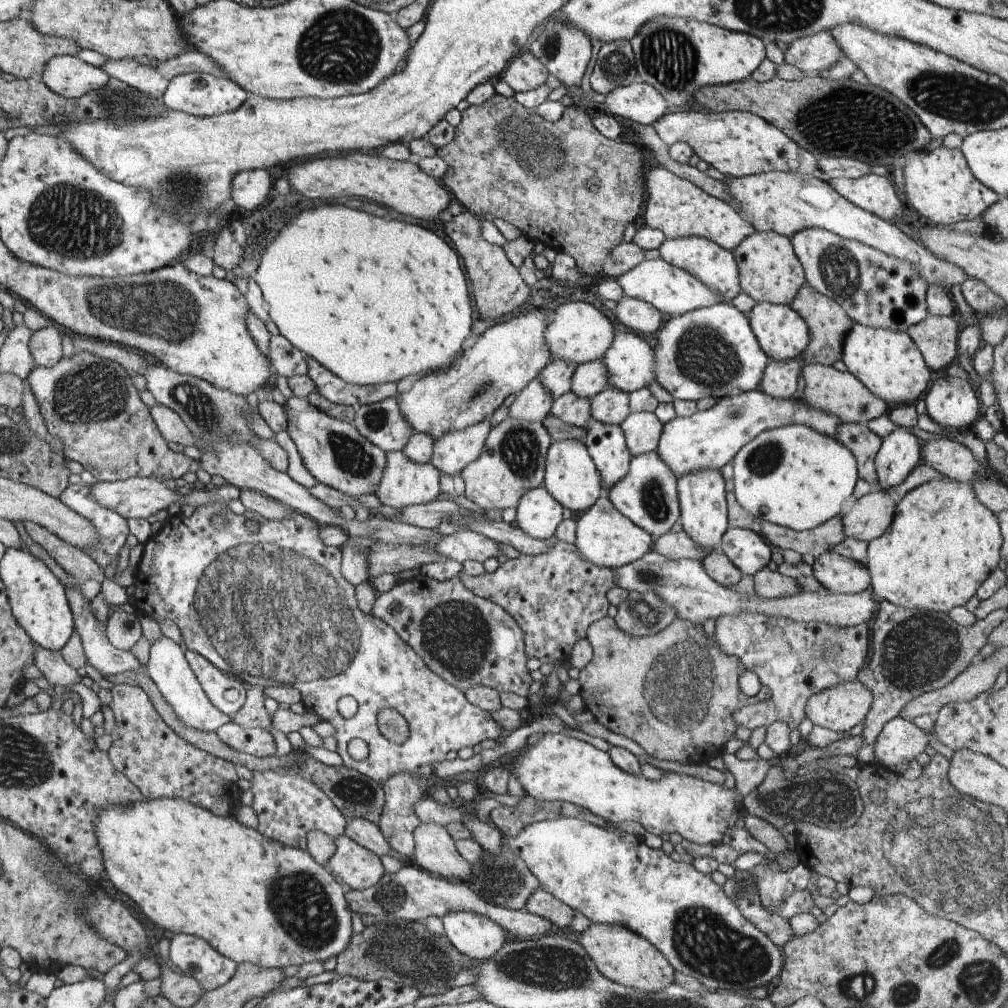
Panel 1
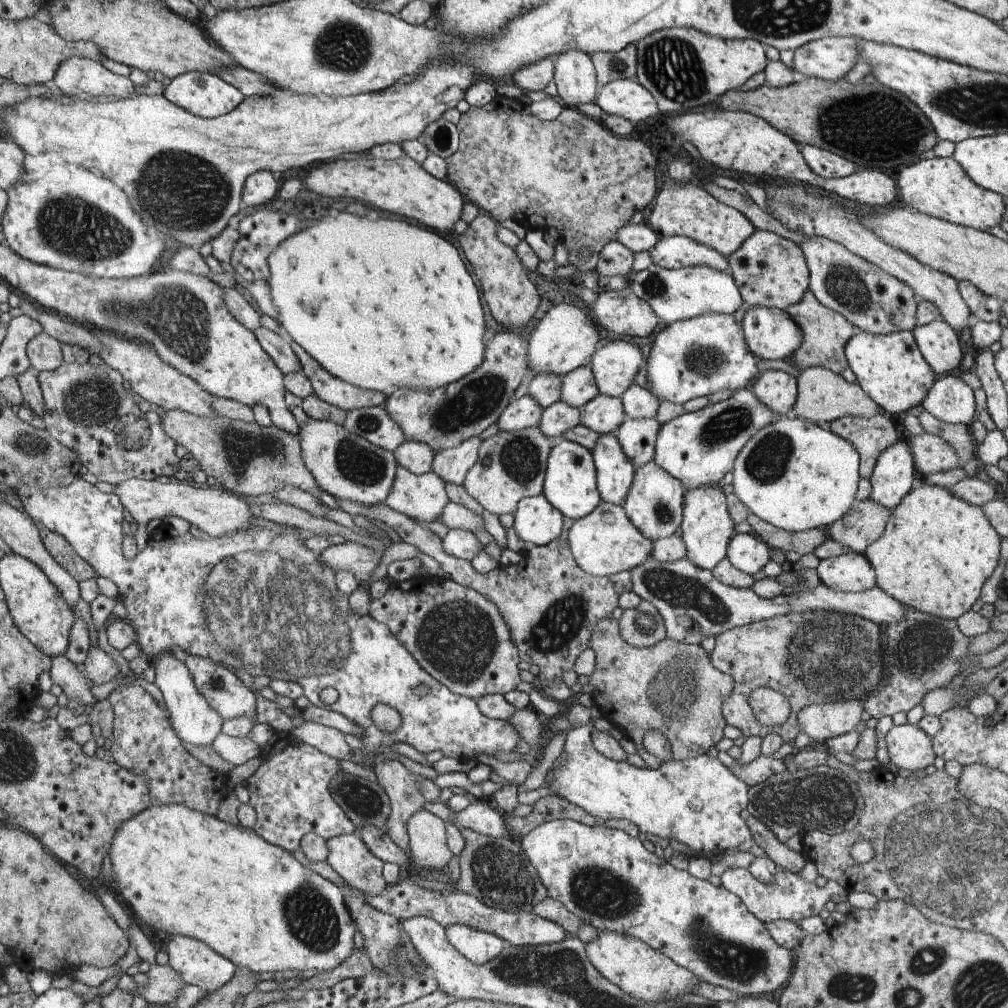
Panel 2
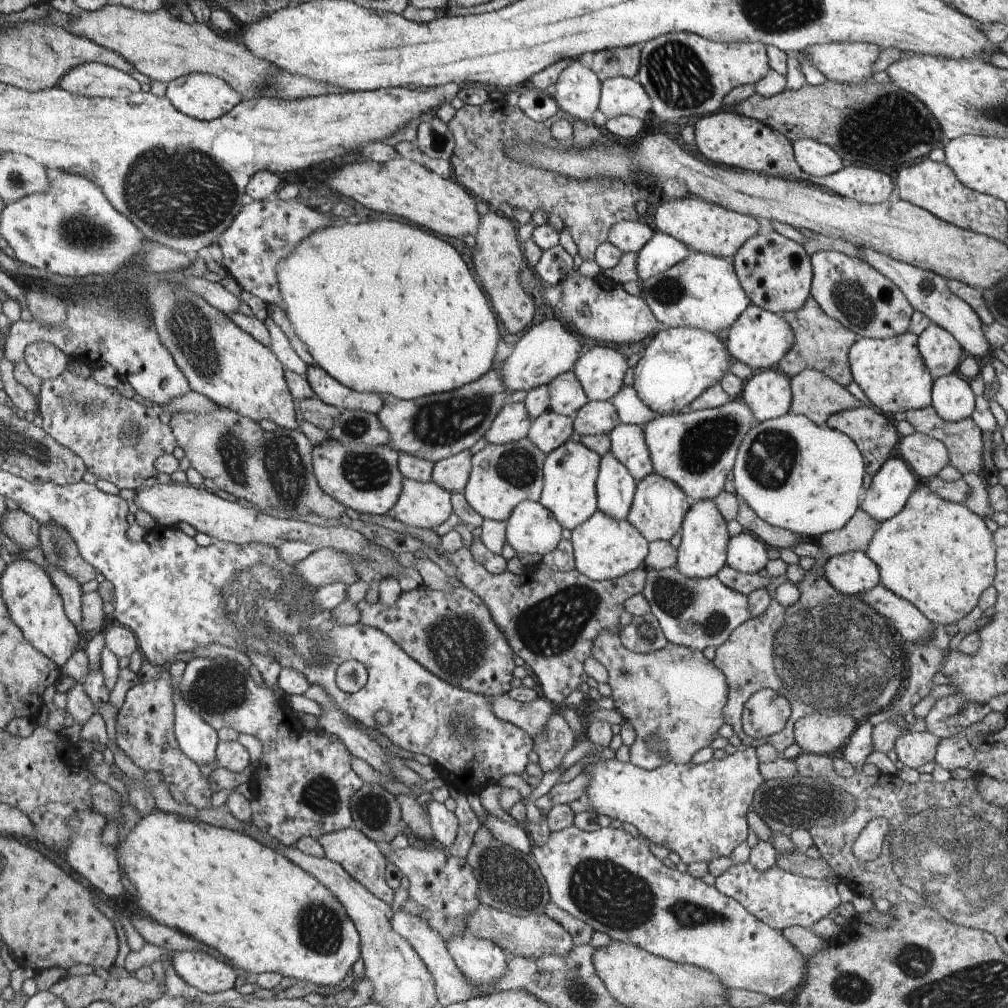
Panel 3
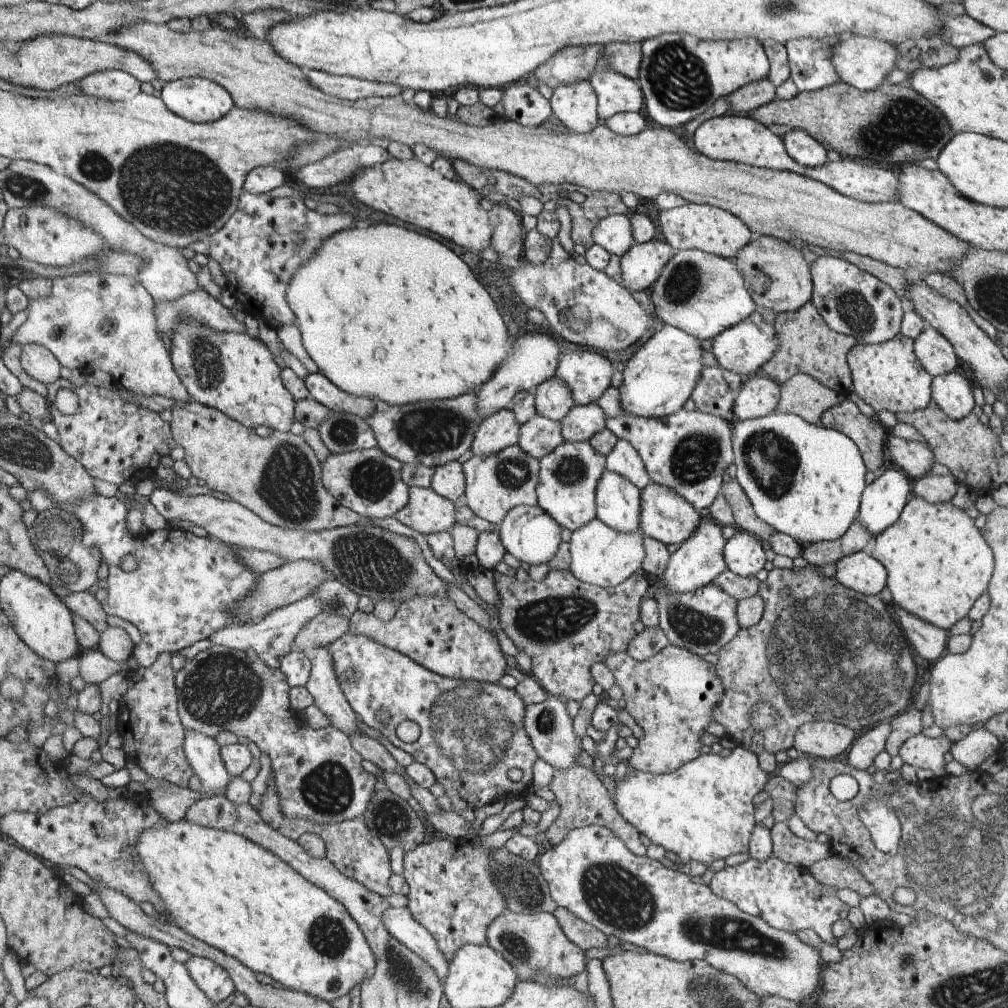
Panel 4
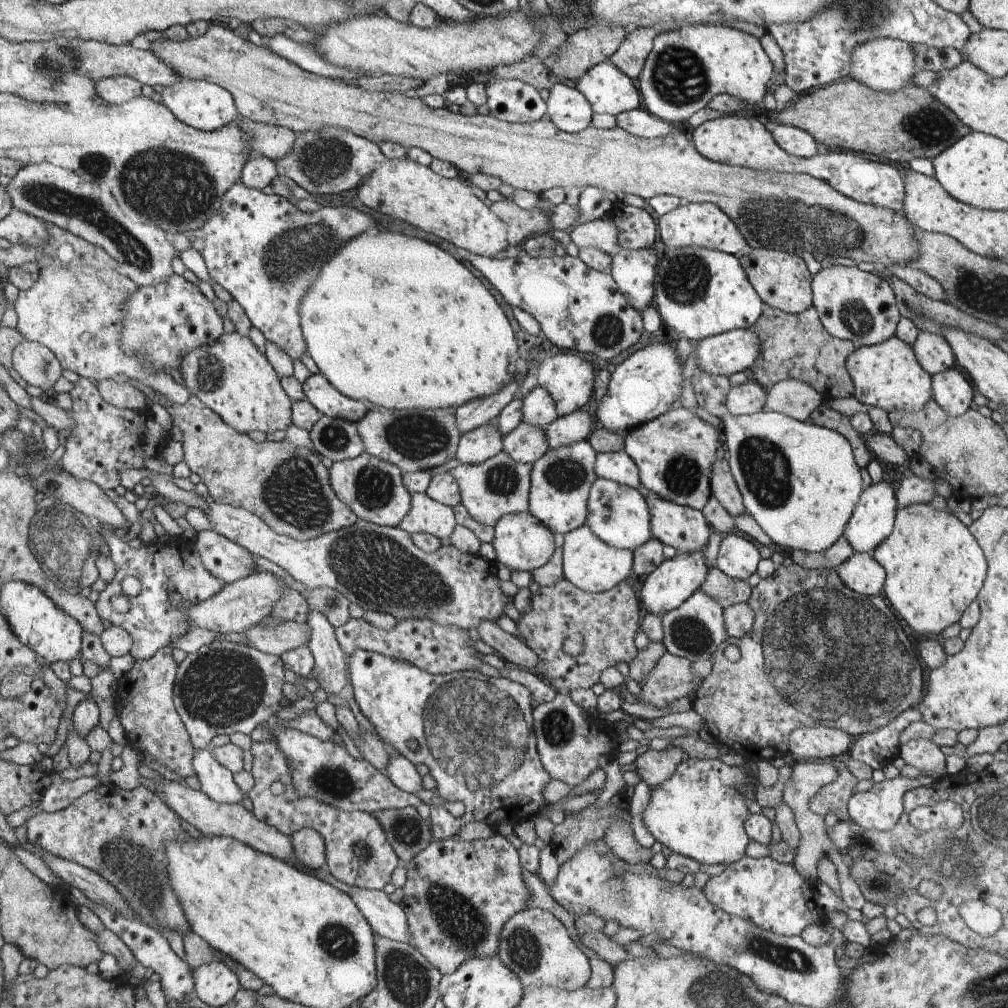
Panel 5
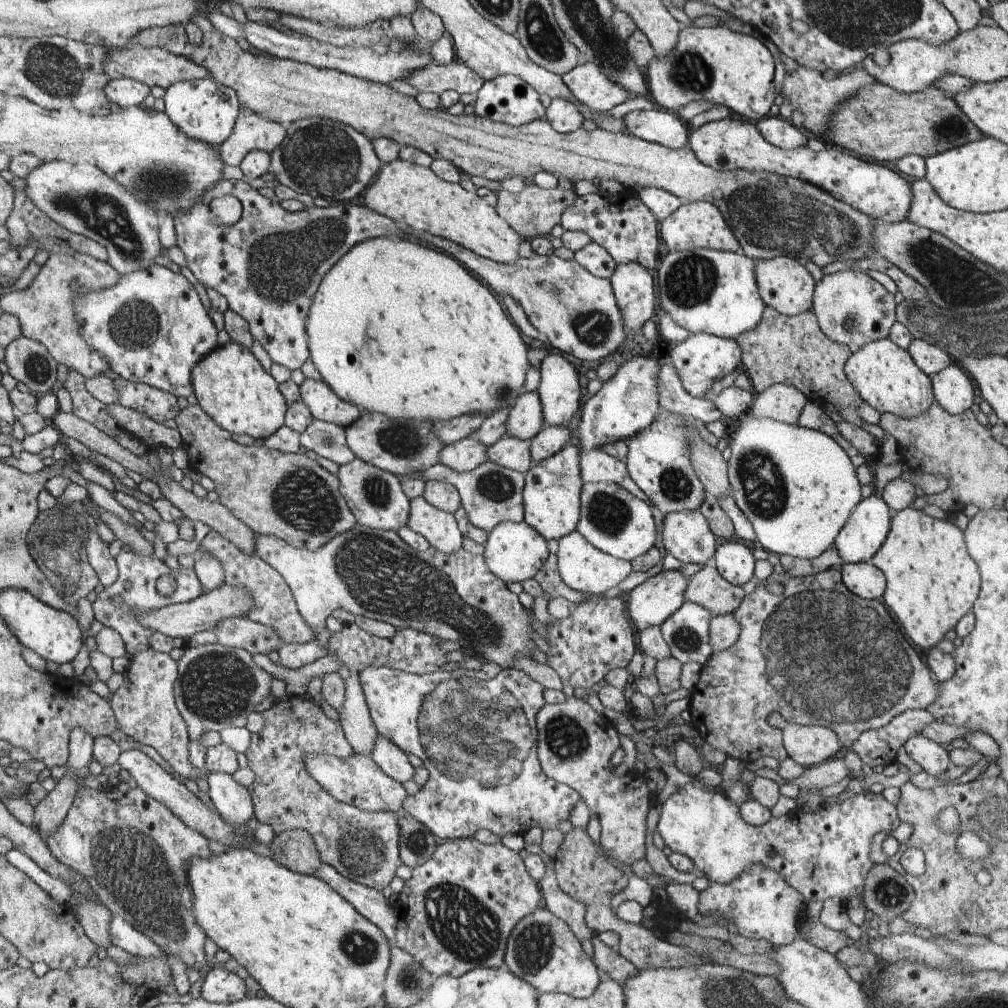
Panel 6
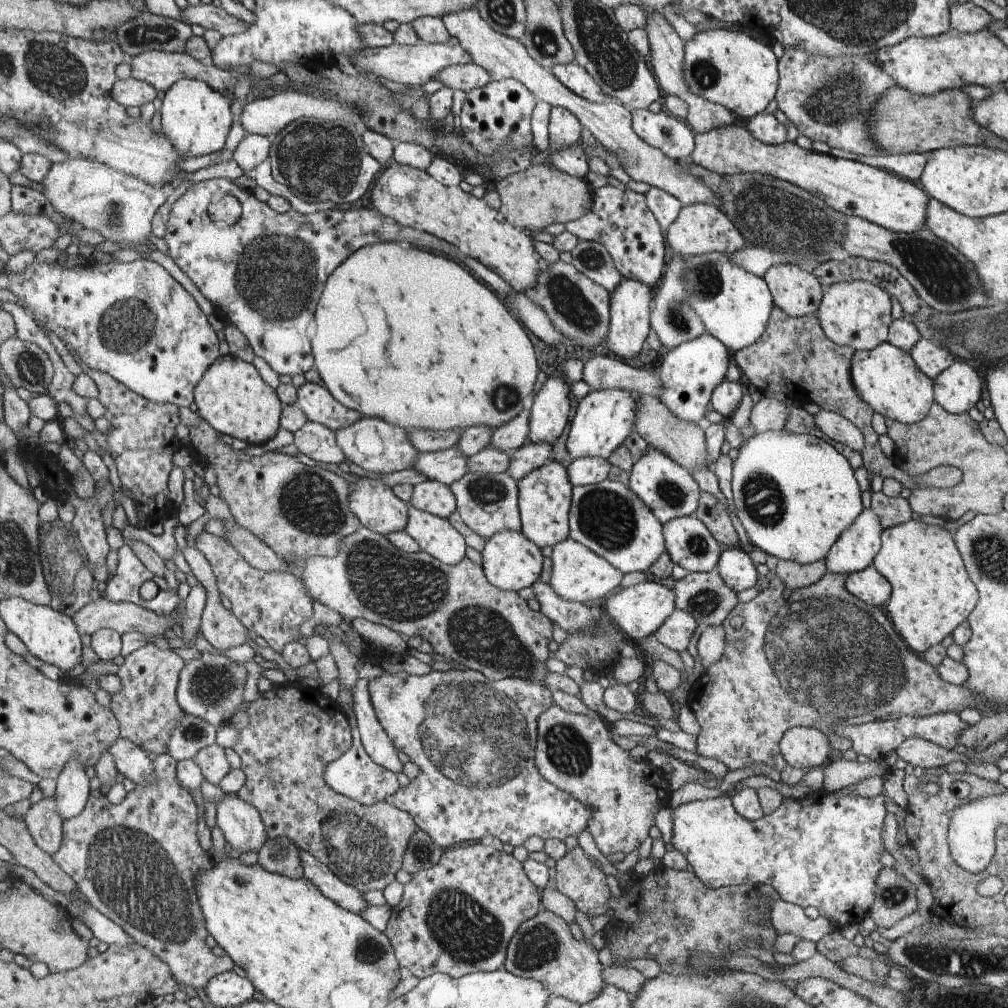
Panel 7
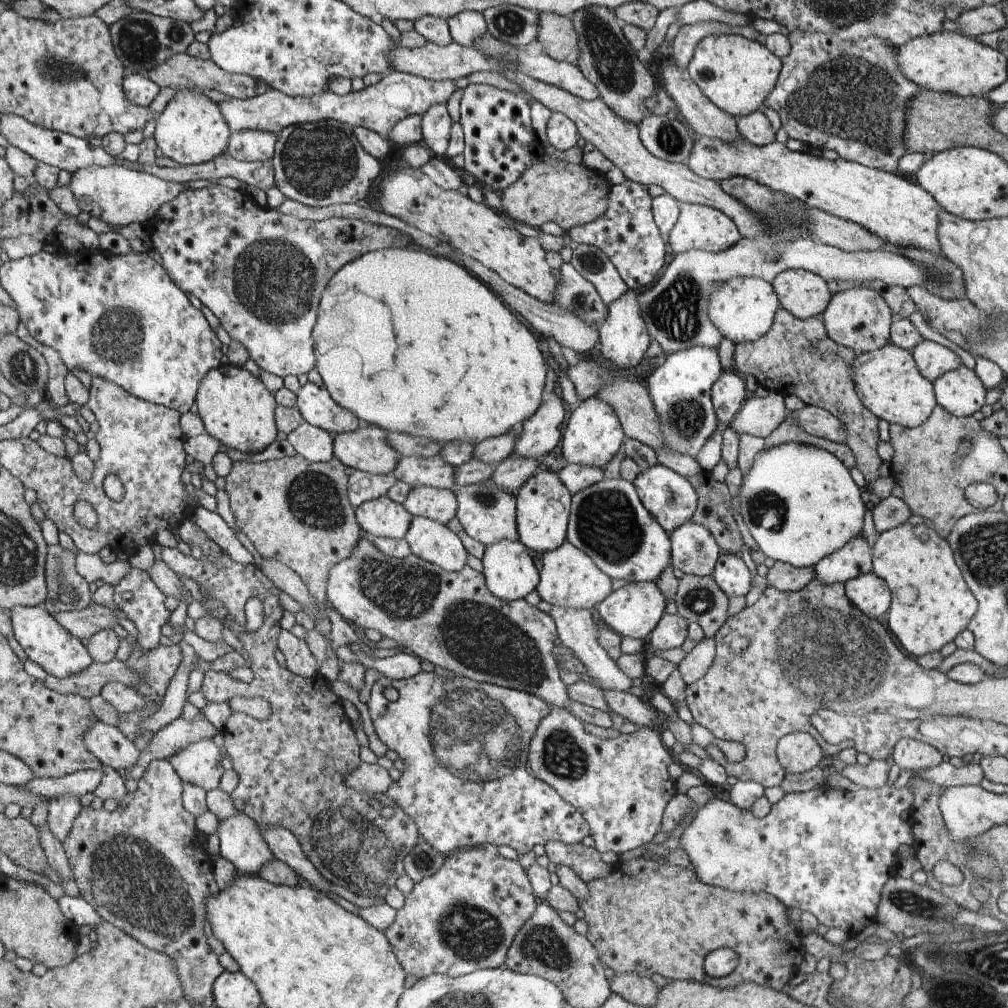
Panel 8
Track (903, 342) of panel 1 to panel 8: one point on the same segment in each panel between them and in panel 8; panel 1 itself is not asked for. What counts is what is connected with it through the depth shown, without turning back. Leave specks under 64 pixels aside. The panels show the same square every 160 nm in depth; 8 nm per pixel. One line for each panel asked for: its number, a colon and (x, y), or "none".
2: (891, 370)
3: (892, 373)
4: (888, 375)
5: (887, 375)
6: (884, 374)
7: (887, 378)
8: (887, 381)

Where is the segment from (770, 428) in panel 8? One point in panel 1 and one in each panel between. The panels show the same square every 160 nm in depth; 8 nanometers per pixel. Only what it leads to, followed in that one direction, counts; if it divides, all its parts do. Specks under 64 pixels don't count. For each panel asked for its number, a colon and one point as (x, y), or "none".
1: (840, 394)
2: (822, 396)
3: (815, 395)
4: (802, 394)
5: (792, 397)
6: (781, 402)
7: (769, 413)

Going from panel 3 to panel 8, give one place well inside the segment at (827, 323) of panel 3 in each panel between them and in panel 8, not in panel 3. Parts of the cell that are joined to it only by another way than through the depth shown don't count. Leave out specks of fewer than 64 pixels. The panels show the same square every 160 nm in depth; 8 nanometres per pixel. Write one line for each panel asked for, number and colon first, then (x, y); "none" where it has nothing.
4: (807, 344)
5: (797, 346)
6: (793, 350)
7: (794, 360)
8: (795, 356)

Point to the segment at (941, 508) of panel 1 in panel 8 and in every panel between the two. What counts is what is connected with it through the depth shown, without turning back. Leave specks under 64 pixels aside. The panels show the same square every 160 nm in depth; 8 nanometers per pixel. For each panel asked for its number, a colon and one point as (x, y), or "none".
2: (937, 551)
3: (940, 556)
4: (938, 563)
5: (935, 568)
6: (931, 580)
7: (932, 593)
8: (931, 603)

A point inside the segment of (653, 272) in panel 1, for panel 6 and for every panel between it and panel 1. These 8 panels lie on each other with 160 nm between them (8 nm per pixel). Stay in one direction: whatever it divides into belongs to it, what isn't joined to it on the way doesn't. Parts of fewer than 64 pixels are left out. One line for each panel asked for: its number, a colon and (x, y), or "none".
2: (674, 294)
3: (703, 291)
4: (701, 293)
5: (700, 292)
6: (704, 290)

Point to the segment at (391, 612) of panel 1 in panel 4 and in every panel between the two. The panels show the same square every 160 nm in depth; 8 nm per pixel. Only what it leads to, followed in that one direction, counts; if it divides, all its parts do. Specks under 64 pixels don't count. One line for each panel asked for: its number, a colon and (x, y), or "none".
2: (453, 632)
3: (451, 633)
4: (430, 630)

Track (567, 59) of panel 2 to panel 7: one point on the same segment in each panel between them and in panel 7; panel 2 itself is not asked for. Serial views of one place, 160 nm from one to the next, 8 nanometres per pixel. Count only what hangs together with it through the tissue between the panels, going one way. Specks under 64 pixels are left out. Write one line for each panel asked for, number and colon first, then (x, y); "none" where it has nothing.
3: (578, 88)
4: (575, 105)
5: (567, 107)
6: (564, 116)
7: (564, 128)

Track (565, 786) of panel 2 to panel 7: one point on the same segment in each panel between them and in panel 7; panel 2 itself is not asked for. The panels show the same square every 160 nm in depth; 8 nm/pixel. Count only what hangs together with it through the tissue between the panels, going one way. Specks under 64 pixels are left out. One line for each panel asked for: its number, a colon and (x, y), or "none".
3: (700, 811)
4: (703, 811)
5: (698, 812)
6: (822, 853)
7: (822, 851)

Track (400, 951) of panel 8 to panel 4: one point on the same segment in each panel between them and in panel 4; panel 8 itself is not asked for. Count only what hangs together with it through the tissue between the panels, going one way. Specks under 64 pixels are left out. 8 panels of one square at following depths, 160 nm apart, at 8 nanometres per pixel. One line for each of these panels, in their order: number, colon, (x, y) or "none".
4: (450, 887)
5: (467, 890)
6: (456, 912)
7: (458, 917)

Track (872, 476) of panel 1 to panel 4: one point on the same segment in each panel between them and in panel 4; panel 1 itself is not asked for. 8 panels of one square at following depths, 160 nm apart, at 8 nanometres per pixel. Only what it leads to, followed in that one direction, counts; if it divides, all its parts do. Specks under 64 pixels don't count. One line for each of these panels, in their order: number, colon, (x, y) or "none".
2: (870, 437)
3: (876, 435)
4: (869, 435)

